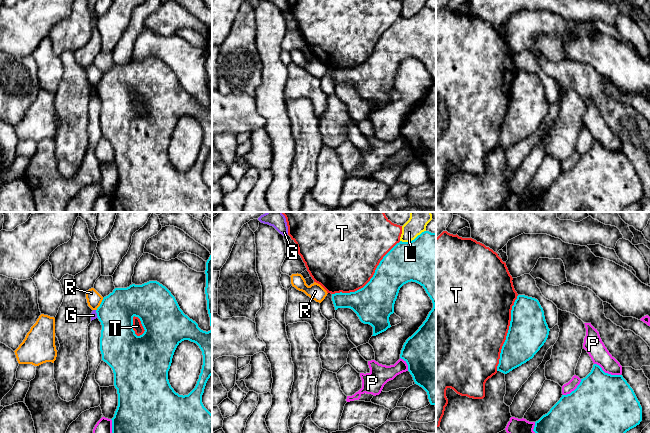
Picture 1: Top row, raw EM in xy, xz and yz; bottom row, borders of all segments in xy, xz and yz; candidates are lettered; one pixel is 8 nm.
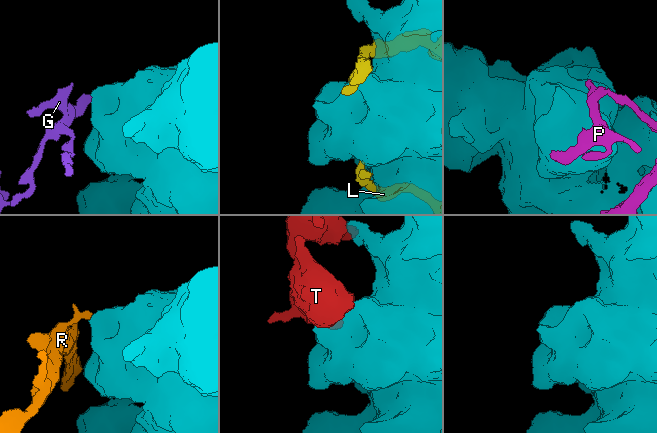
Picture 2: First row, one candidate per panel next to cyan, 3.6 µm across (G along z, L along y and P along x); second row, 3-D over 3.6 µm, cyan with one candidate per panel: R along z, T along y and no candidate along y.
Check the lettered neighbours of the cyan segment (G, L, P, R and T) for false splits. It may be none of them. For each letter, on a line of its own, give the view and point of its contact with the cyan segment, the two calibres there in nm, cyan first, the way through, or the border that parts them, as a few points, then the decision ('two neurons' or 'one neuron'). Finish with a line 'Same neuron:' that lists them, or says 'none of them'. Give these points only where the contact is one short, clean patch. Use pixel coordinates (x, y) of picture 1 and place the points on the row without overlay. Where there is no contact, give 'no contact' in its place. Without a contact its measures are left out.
G: meets cyan in xy at (97, 90); 280 nm thick on the cyan side, 50 nm on the other; border along xy (95, 86), (98, 93); two neurons
L: meets cyan in xz at (412, 16); 440 nm thick on the cyan side, 130 nm on the other; two neurons
P: meets cyan in yz at (607, 149); 500 nm thick on the cyan side, 150 nm on the other; two neurons
R: meets cyan in xy at (100, 80); 280 nm thick on the cyan side, 120 nm on the other; two neurons
T: meets cyan in xz at (370, 55); 320 nm thick on the cyan side, 500 nm on the other; two neurons
Same neuron: none of them

